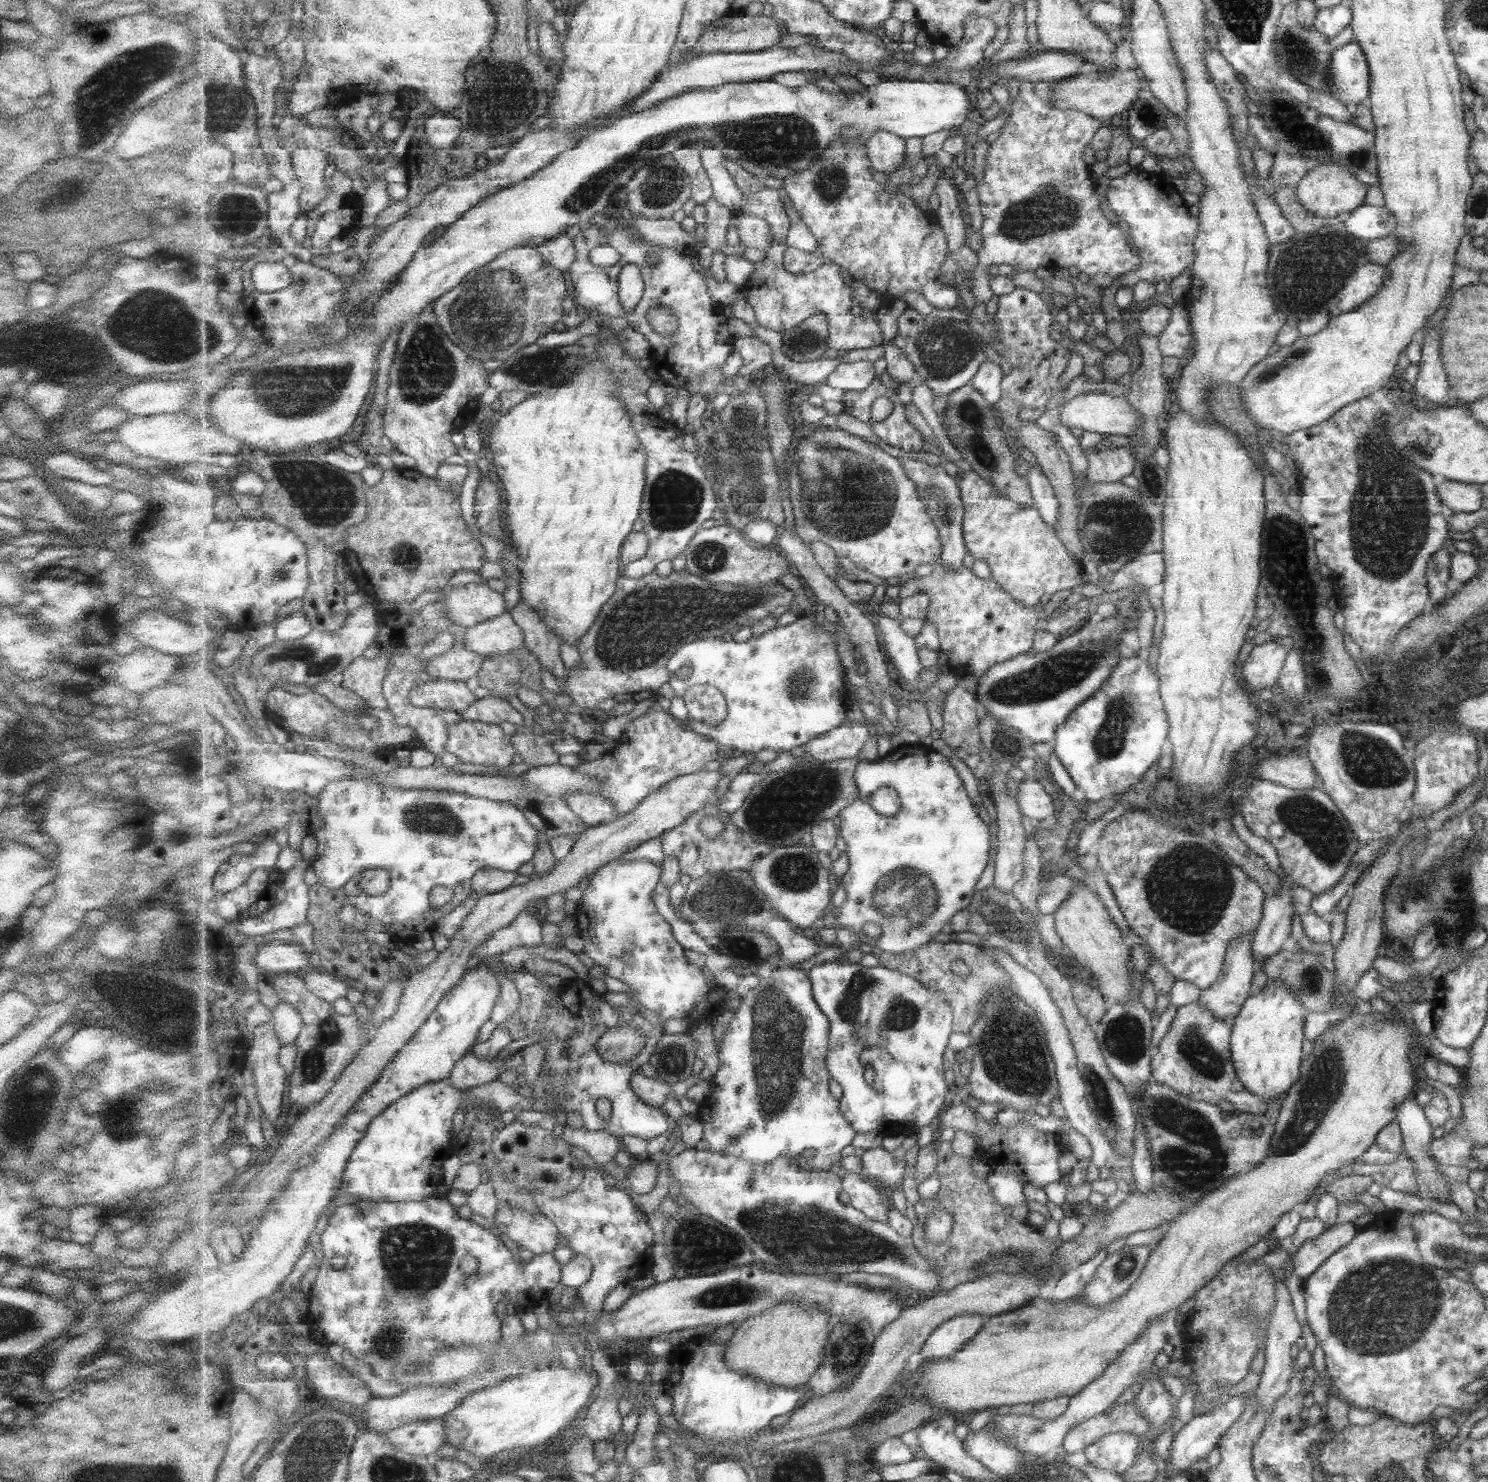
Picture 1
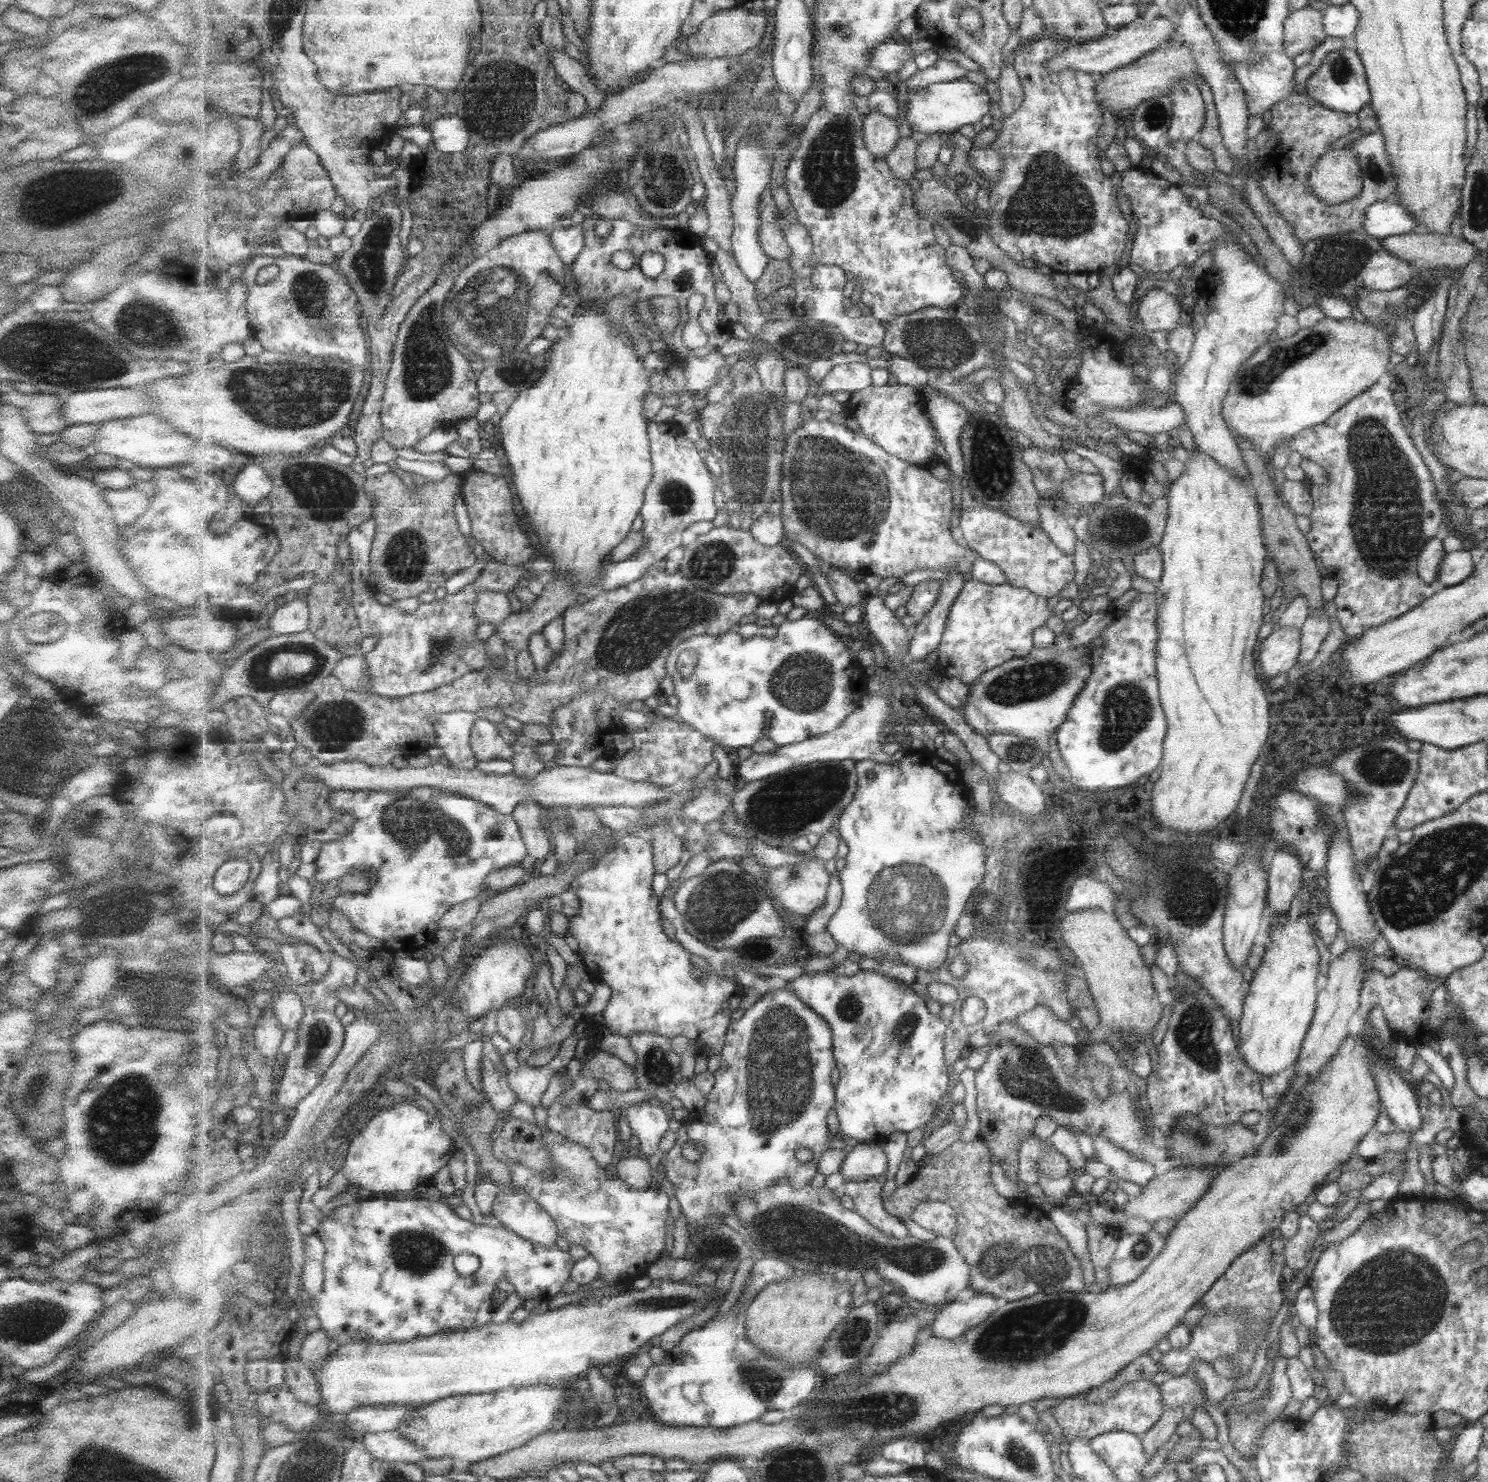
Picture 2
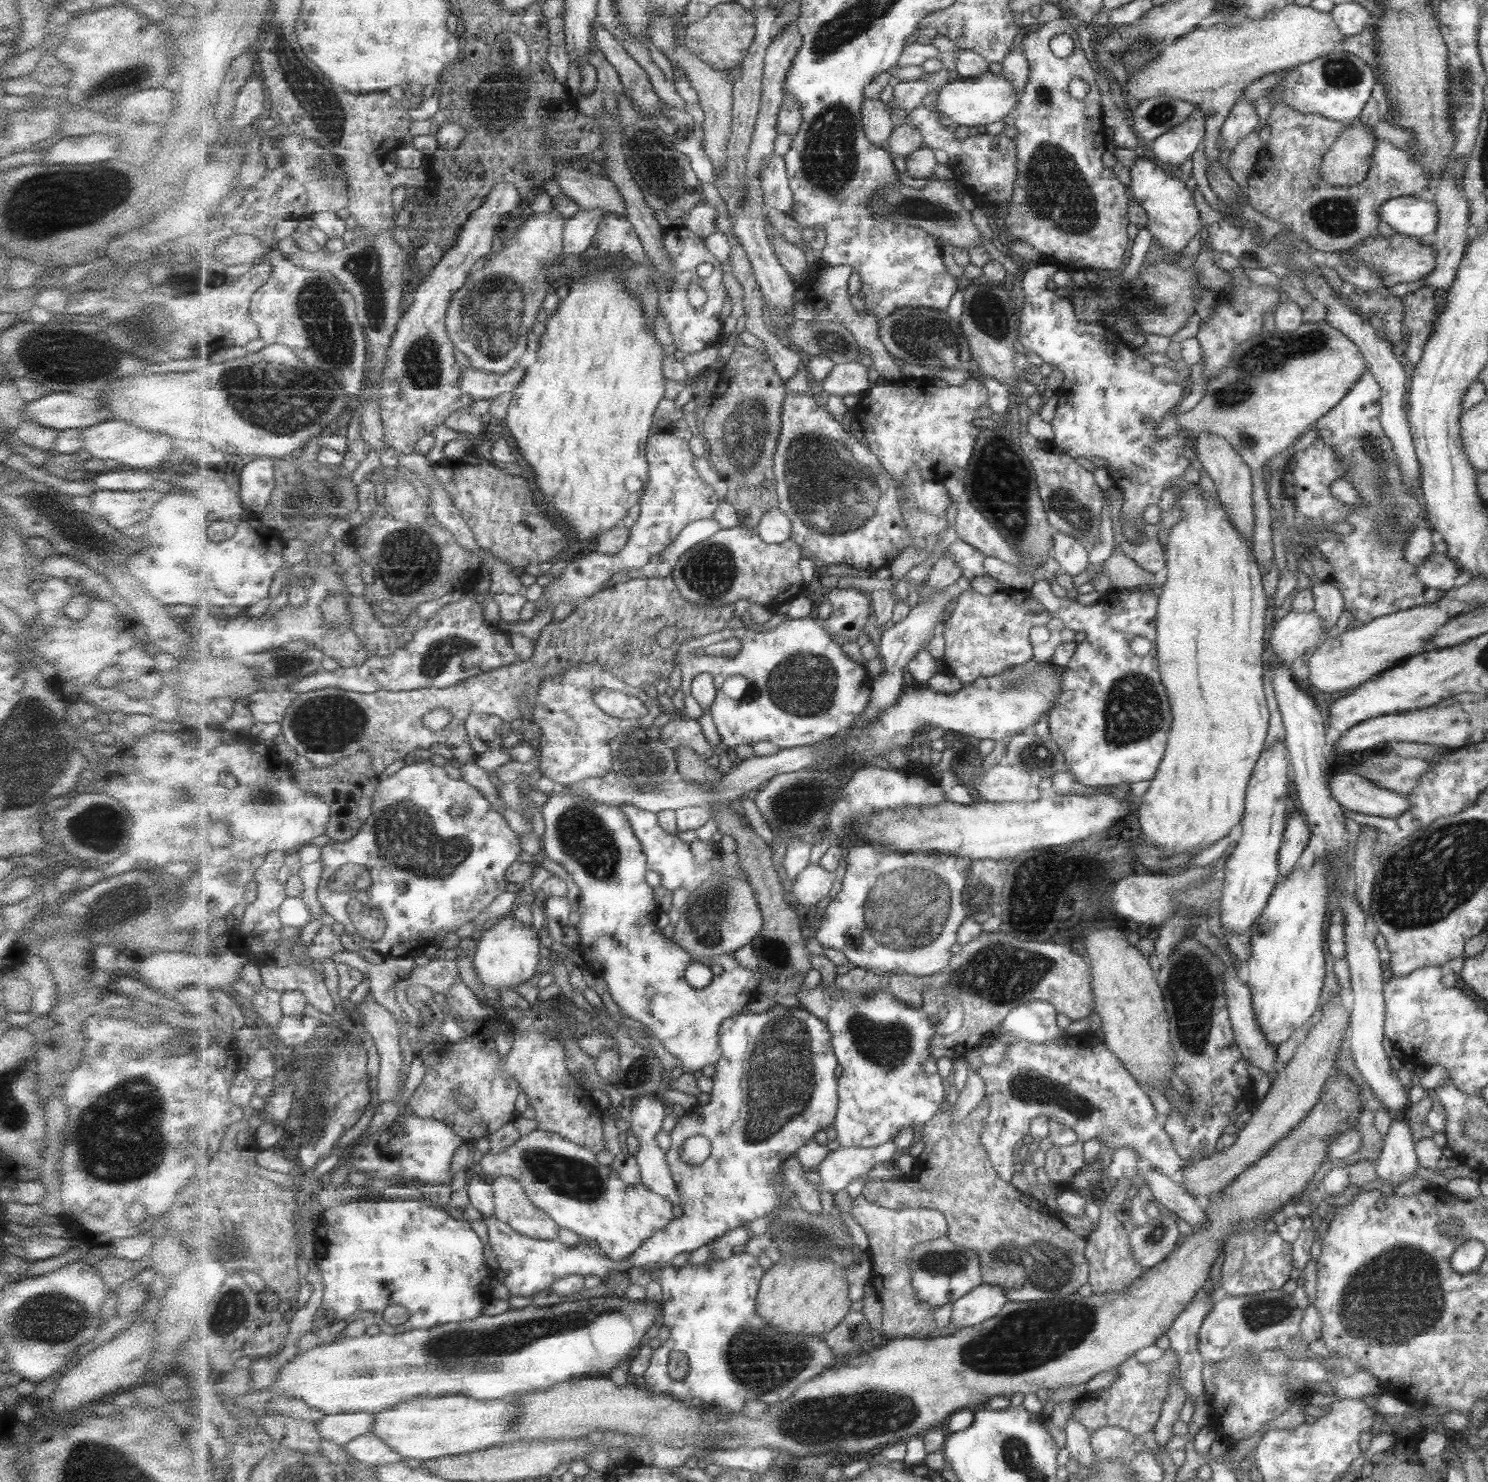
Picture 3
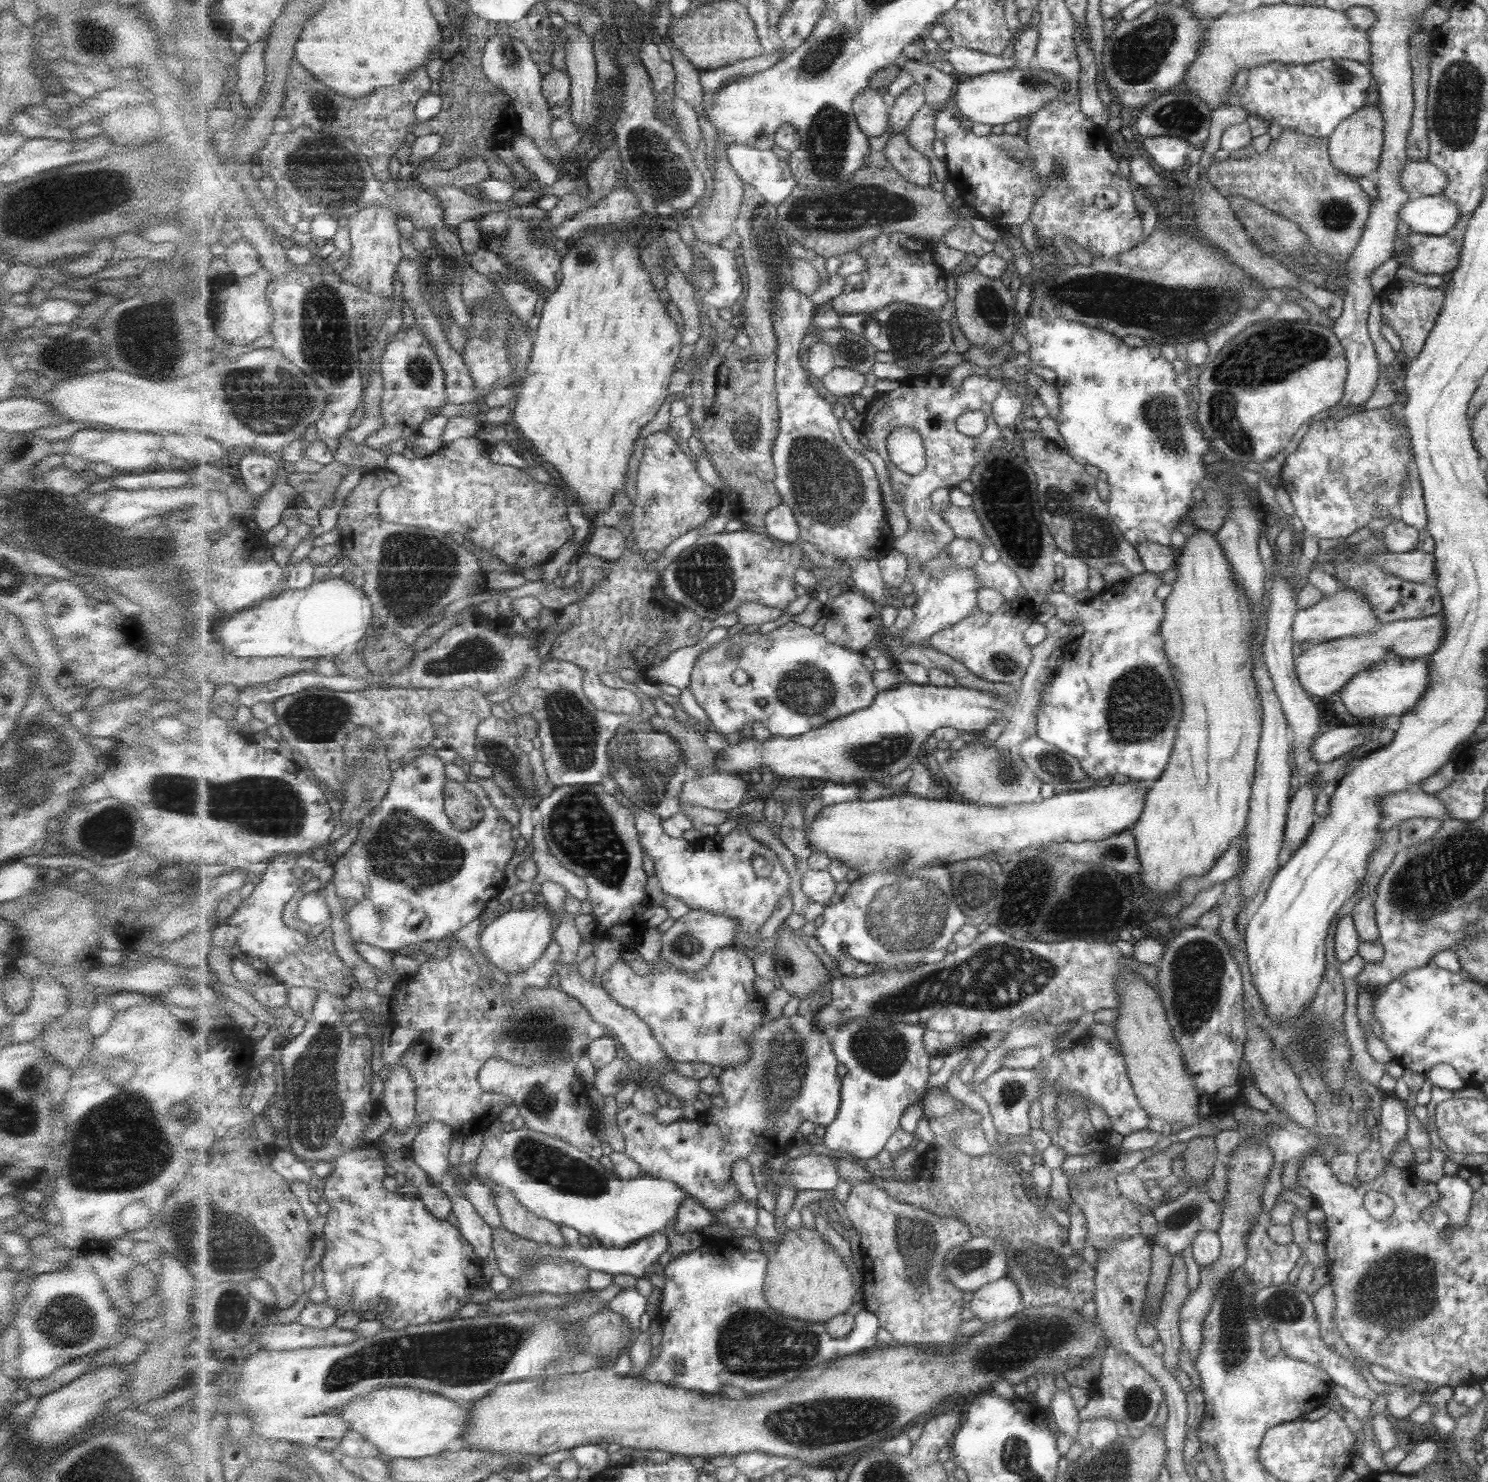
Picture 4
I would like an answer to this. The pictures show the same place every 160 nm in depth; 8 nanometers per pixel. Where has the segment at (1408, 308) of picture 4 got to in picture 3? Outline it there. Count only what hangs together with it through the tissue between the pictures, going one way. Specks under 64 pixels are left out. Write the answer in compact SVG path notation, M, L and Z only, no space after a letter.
M1423 286L1400 298L1404 304L1403 328L1405 334L1409 334L1405 358L1412 365L1419 361L1424 342L1430 332L1431 318L1435 316L1433 291L1432 288Z

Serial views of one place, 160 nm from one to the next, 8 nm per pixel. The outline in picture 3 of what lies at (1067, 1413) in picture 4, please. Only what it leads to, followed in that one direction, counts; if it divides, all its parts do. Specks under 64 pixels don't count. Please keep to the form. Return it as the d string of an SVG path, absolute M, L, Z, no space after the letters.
M1069 1417L1064 1432L1066 1434L1065 1448L1070 1453L1070 1457L1075 1459L1079 1466L1093 1466L1097 1457L1091 1446L1091 1431L1080 1422Z

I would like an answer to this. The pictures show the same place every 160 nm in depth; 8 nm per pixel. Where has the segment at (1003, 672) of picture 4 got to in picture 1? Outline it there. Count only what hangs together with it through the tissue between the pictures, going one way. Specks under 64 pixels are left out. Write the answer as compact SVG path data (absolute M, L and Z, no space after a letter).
M937 560L933 563L930 575L910 578L901 586L897 601L919 592L930 596L927 621L939 631L940 650L949 654L950 672L957 678L963 678L965 675L975 675L981 678L993 665L998 665L1033 650L1033 638L1038 632L1038 624L1042 616L1033 606L1015 602L1014 598L1011 598L1010 594L994 580L979 578L972 568L962 566L958 569L948 569Z

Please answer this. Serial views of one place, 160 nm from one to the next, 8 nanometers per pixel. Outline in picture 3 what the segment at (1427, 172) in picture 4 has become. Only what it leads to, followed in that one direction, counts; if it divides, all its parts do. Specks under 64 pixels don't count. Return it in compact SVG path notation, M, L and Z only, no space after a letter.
M1275 103L1269 107L1269 117L1266 125L1269 126L1270 139L1263 144L1258 152L1258 159L1251 166L1247 177L1247 204L1269 218L1273 222L1279 222L1294 232L1297 238L1303 242L1302 246L1308 246L1315 251L1341 252L1349 250L1354 244L1360 243L1365 238L1373 236L1376 226L1379 224L1376 210L1378 206L1389 199L1417 196L1419 191L1427 189L1428 175L1424 170L1415 165L1407 151L1399 150L1390 142L1376 140L1371 154L1371 164L1365 178L1359 184L1349 187L1329 186L1319 176L1319 167L1323 154L1329 150L1331 143L1346 127L1342 122L1335 122L1318 114L1300 113L1293 110L1287 103Z

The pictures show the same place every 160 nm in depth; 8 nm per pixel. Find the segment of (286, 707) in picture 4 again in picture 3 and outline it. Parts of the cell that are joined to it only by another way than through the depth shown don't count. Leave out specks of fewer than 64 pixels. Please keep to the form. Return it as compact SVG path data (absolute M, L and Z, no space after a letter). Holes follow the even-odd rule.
M671 576L629 579L603 588L593 597L578 603L575 610L565 620L552 621L541 633L541 637L536 642L534 655L527 663L517 660L509 666L468 678L446 689L422 688L407 692L378 690L371 694L361 694L339 688L325 688L301 693L300 697L296 698L296 701L287 709L286 717L280 722L281 731L284 740L296 749L297 754L307 758L317 768L333 767L342 758L351 756L360 750L366 750L372 756L372 767L383 774L385 768L405 758L413 750L430 749L435 743L447 745L454 752L455 763L465 764L477 754L470 745L466 729L466 720L471 713L495 715L501 717L504 722L514 723L523 718L523 712L519 708L520 704L526 704L532 713L538 703L540 686L546 680L558 674L564 674L566 670L581 663L599 663L605 670L611 671L617 678L635 688L654 686L661 676L668 678L673 672L676 654L689 638L701 638L707 634L727 629L729 622L736 616L735 611L734 604L711 606L688 601L681 594L677 583ZM667 626L673 626L676 630L676 638L671 646L661 648L657 642L657 634ZM436 708L444 708L452 714L449 724L440 731L431 730L424 723L427 714Z

